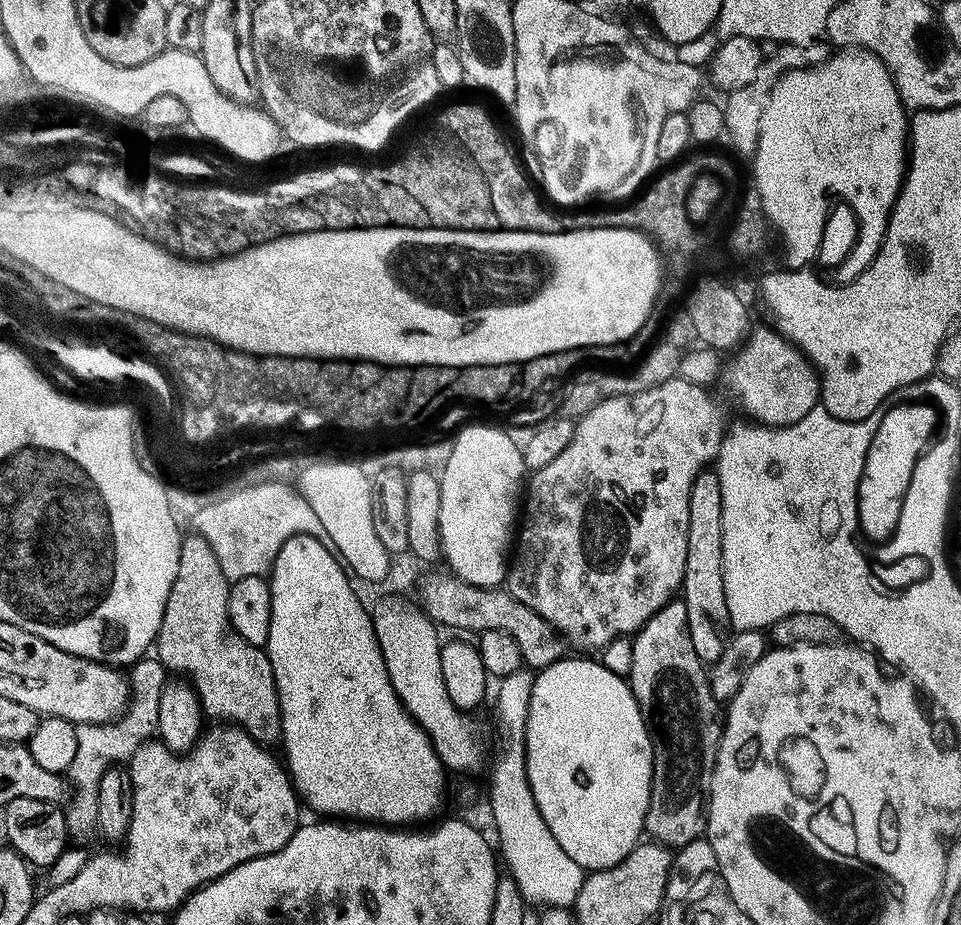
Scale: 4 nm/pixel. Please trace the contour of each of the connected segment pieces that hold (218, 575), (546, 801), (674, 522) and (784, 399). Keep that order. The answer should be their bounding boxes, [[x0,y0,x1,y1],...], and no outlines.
[[155,532,281,746],[525,658,652,872],[506,378,726,650],[722,327,820,428]]

